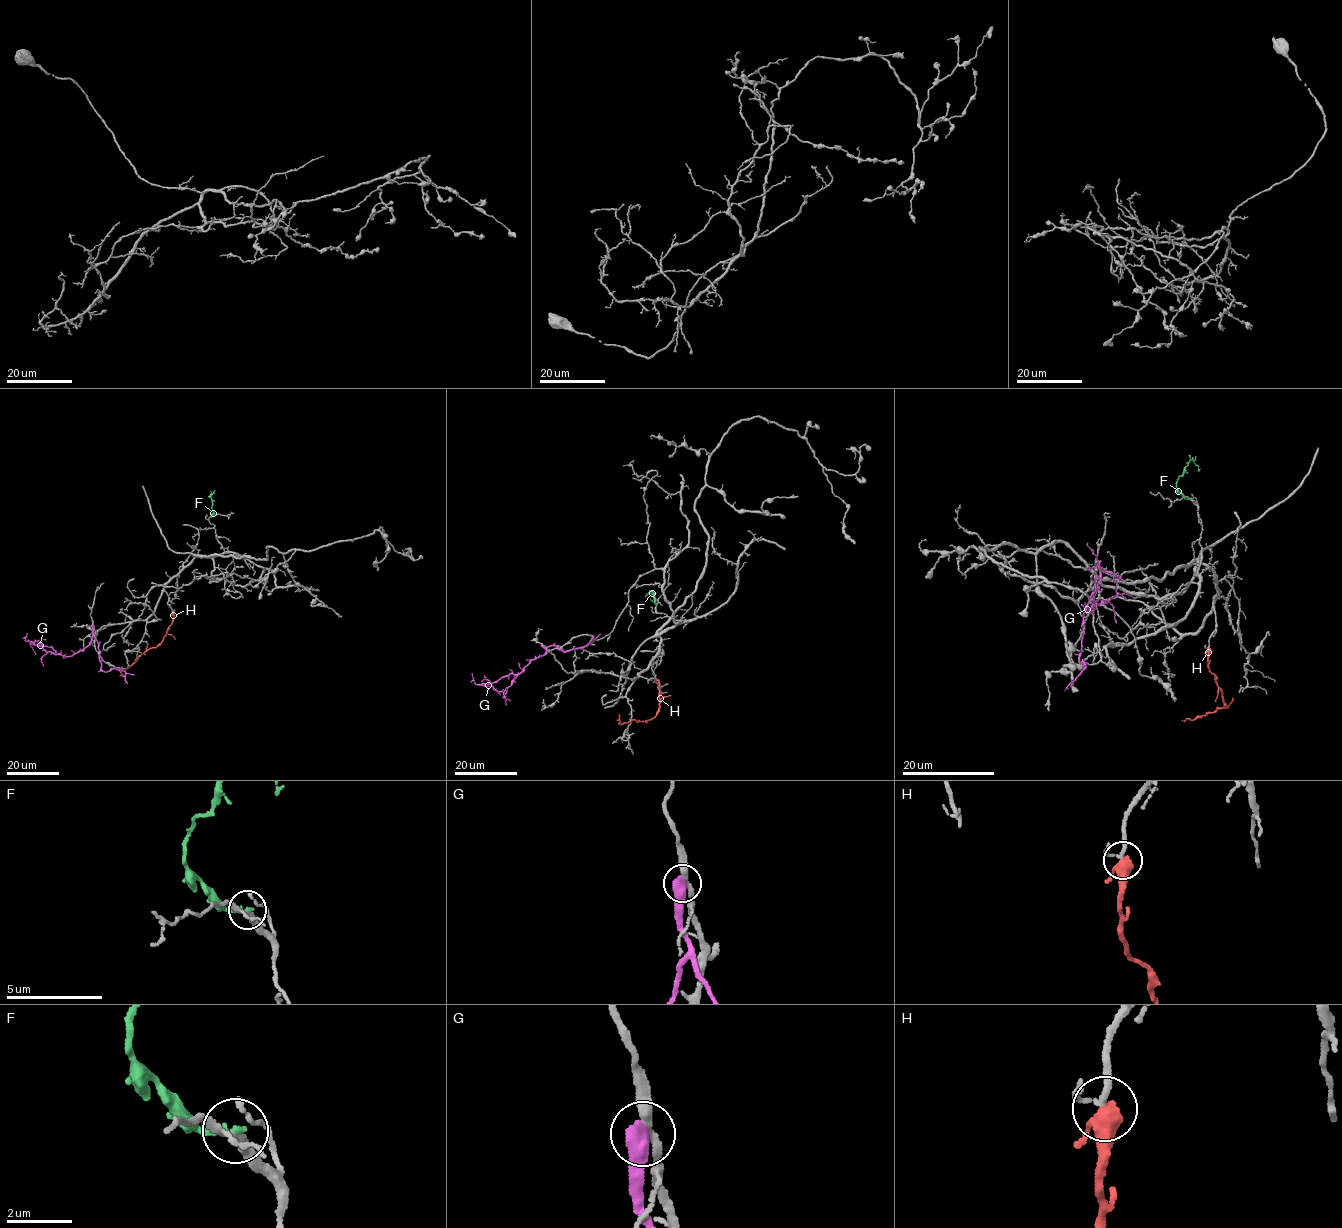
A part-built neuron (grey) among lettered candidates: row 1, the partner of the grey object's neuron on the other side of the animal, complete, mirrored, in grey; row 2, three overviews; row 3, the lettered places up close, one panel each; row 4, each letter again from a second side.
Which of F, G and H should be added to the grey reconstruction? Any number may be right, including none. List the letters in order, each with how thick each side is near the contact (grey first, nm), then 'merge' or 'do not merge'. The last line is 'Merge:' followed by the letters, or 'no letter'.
F: 190/190 nm | do not merge
G: 280/500 nm | do not merge
H: 170/420 nm | merge
Merge: H

